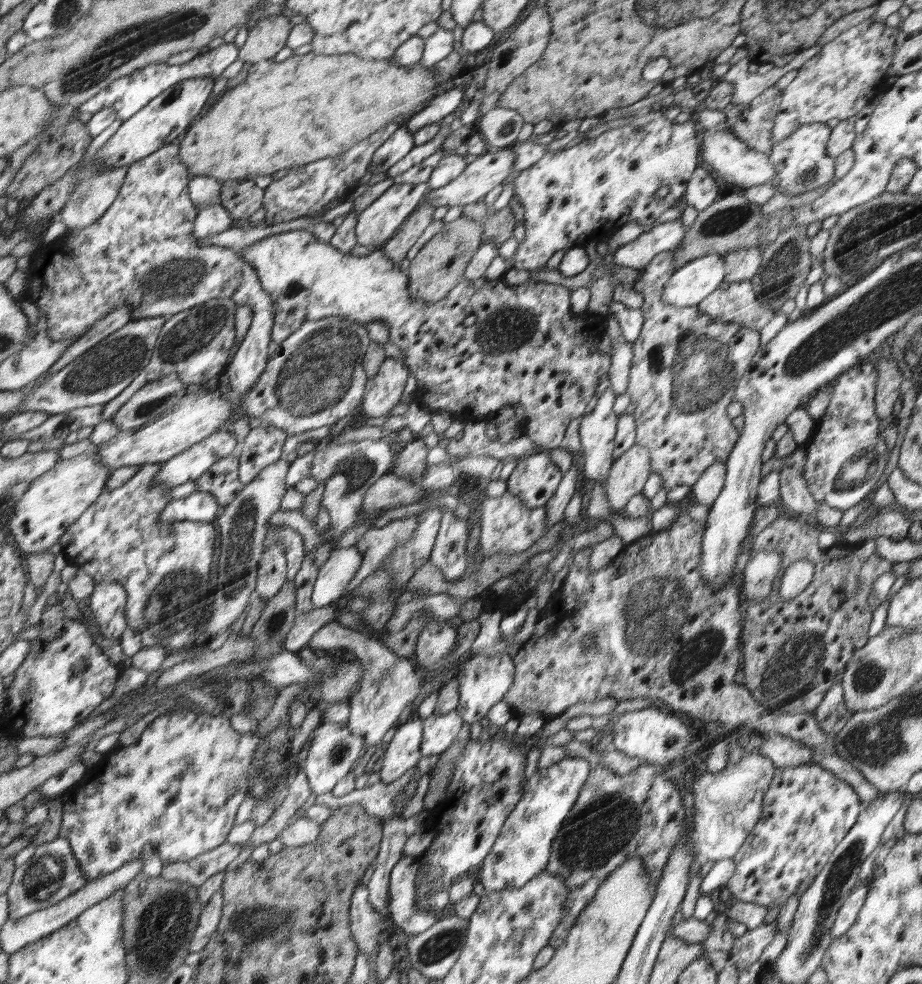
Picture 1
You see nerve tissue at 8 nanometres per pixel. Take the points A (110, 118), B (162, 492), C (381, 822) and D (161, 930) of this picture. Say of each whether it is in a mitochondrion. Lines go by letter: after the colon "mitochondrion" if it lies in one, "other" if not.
A: other
B: other
C: other
D: mitochondrion

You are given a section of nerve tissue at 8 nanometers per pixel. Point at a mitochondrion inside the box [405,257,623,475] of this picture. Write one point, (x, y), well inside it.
(507, 328)

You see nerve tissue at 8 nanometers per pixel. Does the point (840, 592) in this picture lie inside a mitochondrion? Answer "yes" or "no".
no

